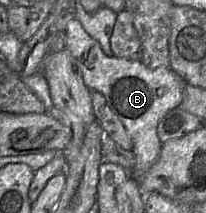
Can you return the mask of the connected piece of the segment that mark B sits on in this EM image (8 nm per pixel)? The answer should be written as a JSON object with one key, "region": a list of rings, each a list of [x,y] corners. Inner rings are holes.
{"region":[[[77,18],[67,24],[65,49],[78,63],[85,85],[104,95],[131,135],[135,166],[130,174],[139,180],[139,176],[145,174],[160,156],[163,143],[157,134],[158,125],[168,112],[181,105],[186,81],[170,67],[150,69],[141,60],[107,56]]]}

